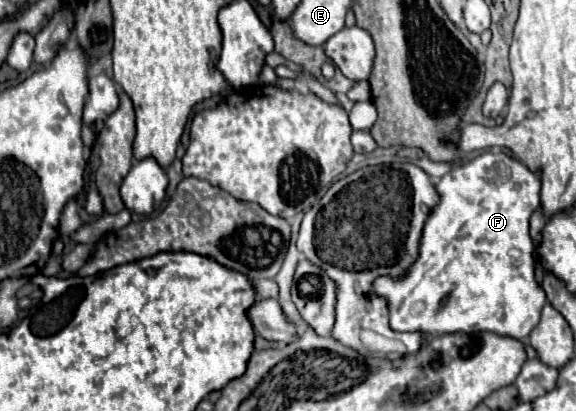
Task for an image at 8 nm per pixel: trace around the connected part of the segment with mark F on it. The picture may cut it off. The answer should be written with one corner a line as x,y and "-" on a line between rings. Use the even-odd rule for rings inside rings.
488,150
436,180
436,190
440,194
440,202
424,224
420,256
412,264
410,272
400,280
392,280
388,276
374,280
372,292
388,300
390,328
400,332
422,330
430,336
490,330
518,340
528,338
546,304
546,292
536,282
534,244
528,232
530,216
540,206
540,172
532,172
514,156
-
446,294
448,302
440,308
440,298

